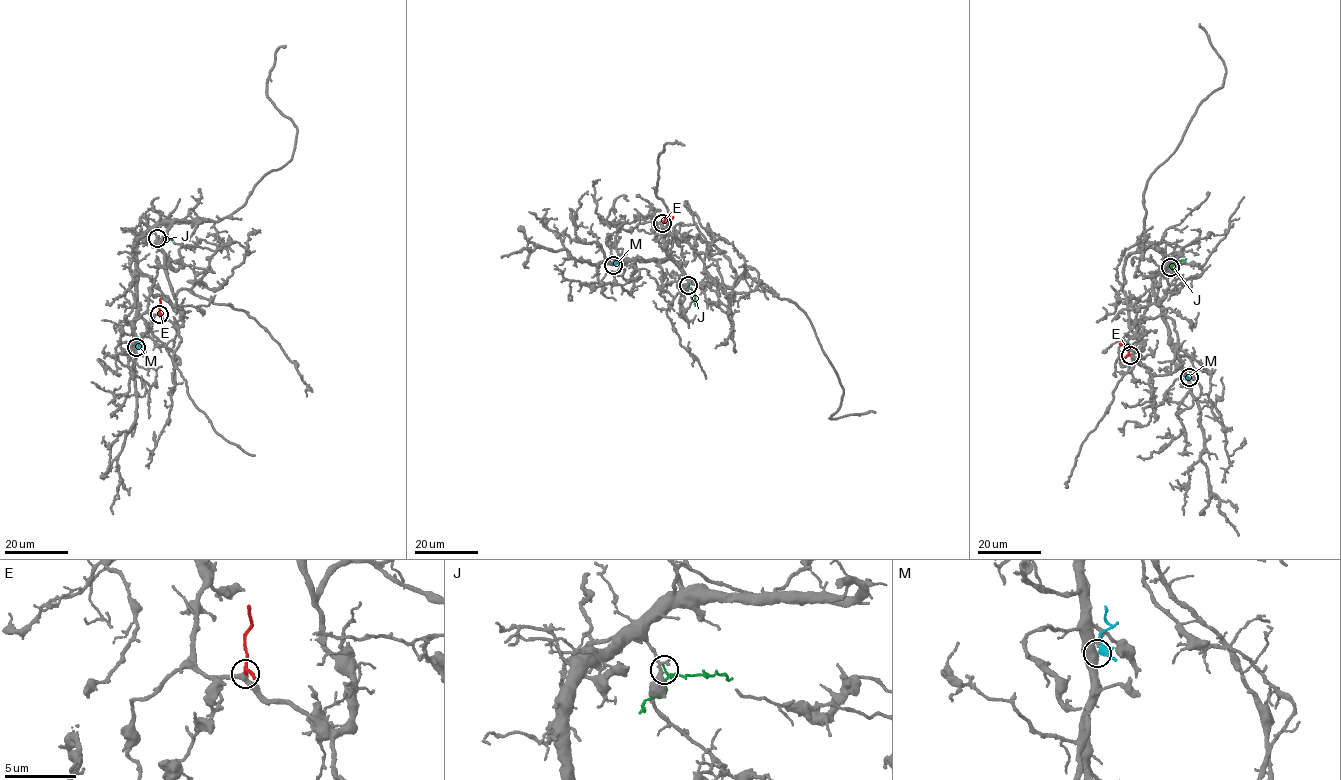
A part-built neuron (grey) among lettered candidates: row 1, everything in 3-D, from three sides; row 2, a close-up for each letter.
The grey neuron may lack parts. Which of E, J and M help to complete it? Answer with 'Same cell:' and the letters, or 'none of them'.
Same cell: E

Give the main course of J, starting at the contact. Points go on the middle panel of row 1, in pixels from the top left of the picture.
J: (688, 285), (695, 305)

